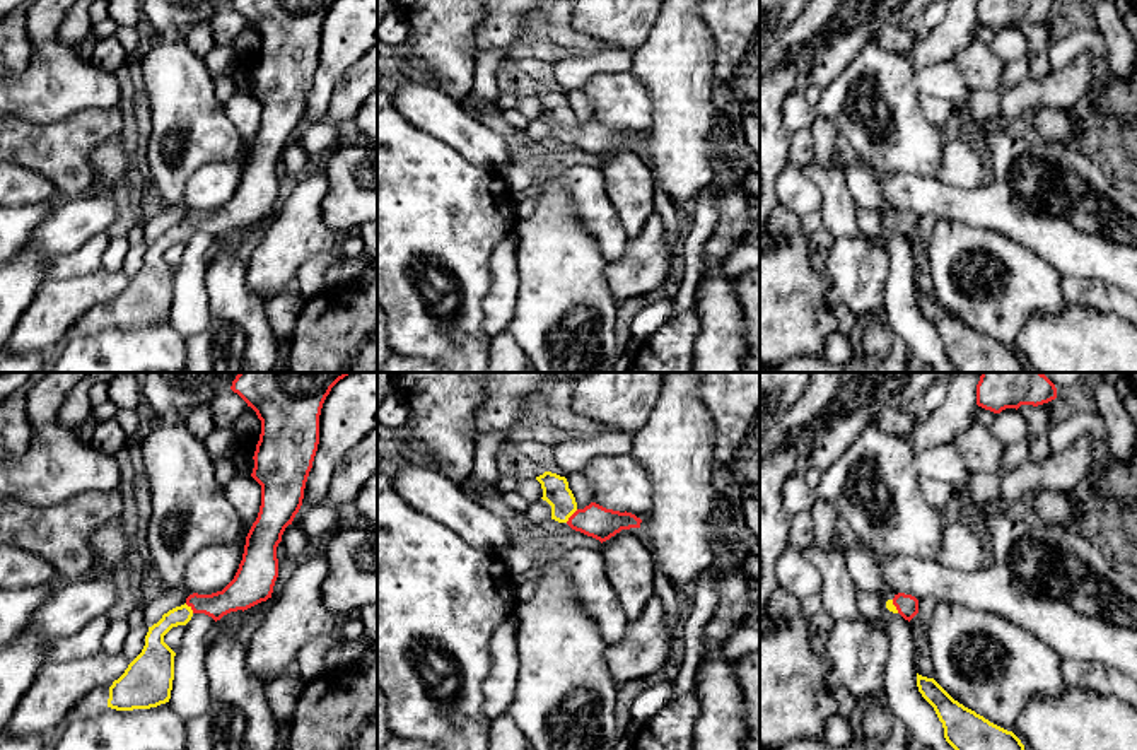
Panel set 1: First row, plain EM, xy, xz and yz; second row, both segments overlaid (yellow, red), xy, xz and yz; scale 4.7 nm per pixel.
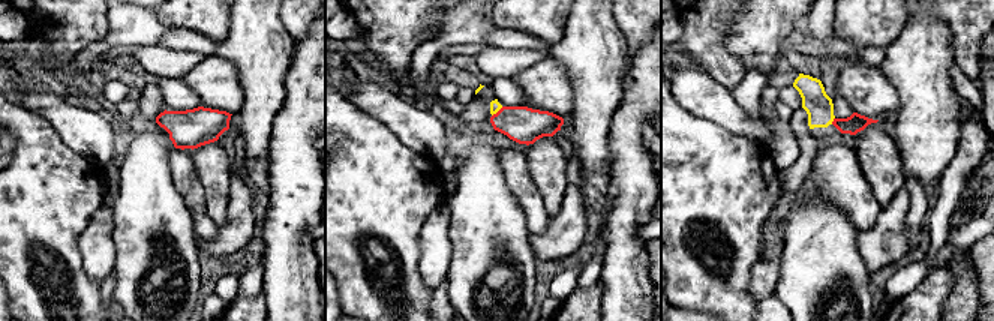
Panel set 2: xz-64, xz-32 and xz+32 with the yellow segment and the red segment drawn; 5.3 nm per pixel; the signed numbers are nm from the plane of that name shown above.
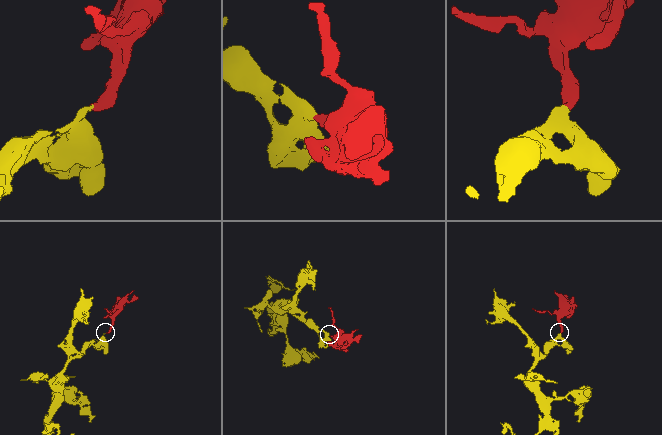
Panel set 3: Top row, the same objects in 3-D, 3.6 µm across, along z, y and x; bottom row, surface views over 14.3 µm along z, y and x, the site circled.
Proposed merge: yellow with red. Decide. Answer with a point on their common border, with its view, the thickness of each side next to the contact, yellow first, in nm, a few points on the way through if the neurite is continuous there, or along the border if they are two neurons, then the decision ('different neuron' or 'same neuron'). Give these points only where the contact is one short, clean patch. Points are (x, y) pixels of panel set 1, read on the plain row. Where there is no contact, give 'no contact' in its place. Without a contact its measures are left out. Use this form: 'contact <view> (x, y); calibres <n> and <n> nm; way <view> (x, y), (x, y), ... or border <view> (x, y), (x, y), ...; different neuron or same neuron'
contact xz (571, 132); calibres 130 and 150 nm; way xz (555, 106), (571, 132), (577, 137), (596, 139); same neuron

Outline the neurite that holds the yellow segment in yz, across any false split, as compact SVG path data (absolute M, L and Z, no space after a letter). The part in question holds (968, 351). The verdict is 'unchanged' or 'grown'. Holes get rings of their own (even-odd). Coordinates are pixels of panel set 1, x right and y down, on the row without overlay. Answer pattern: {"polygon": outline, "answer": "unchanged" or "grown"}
{"polygon": "M917 290L922 314L934 325L946 359L958 372L1028 372L1021 357L954 318L934 296Z", "answer": "unchanged"}

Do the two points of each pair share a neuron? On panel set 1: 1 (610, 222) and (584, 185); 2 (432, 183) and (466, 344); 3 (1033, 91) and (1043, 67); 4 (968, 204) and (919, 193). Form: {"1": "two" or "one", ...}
{"1": "one", "2": "one", "3": "two", "4": "one"}

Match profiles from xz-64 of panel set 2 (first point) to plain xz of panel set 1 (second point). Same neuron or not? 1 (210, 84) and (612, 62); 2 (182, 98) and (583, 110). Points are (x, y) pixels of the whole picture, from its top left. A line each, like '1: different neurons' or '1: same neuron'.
1: different neurons
2: same neuron

